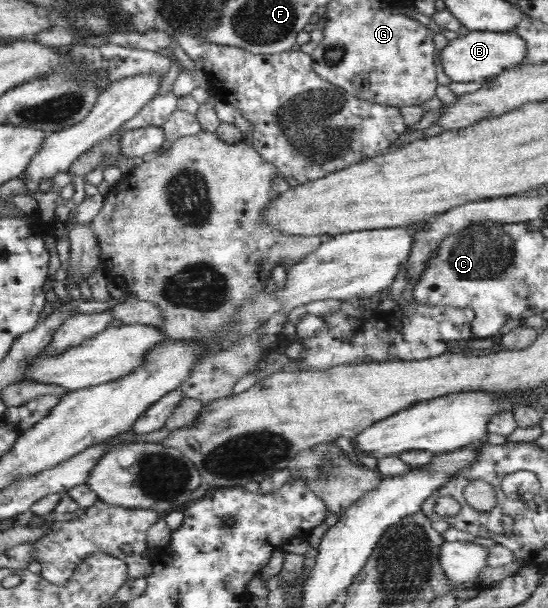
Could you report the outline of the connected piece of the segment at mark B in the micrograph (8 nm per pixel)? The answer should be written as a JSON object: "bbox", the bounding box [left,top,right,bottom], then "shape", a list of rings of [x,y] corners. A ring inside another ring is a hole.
{"bbox":[438,31,527,82],"shape":[[[461,31],[456,39],[447,41],[447,45],[438,53],[443,72],[452,82],[484,82],[491,75],[498,76],[505,70],[518,67],[527,55],[527,44],[513,31]]]}

